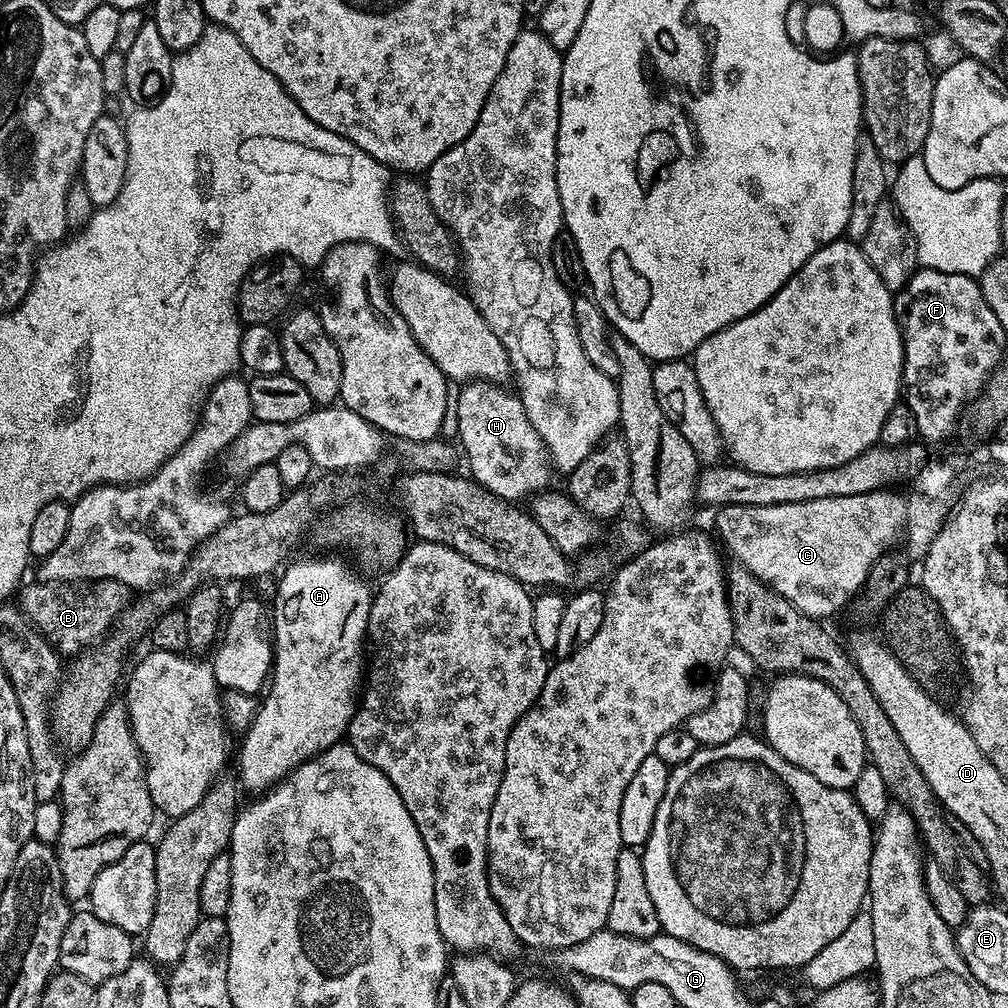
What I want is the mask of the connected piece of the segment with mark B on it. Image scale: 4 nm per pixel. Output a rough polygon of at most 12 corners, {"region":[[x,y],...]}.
{"region":[[117,580],[25,583],[18,607],[64,658],[99,645],[130,604]]}

